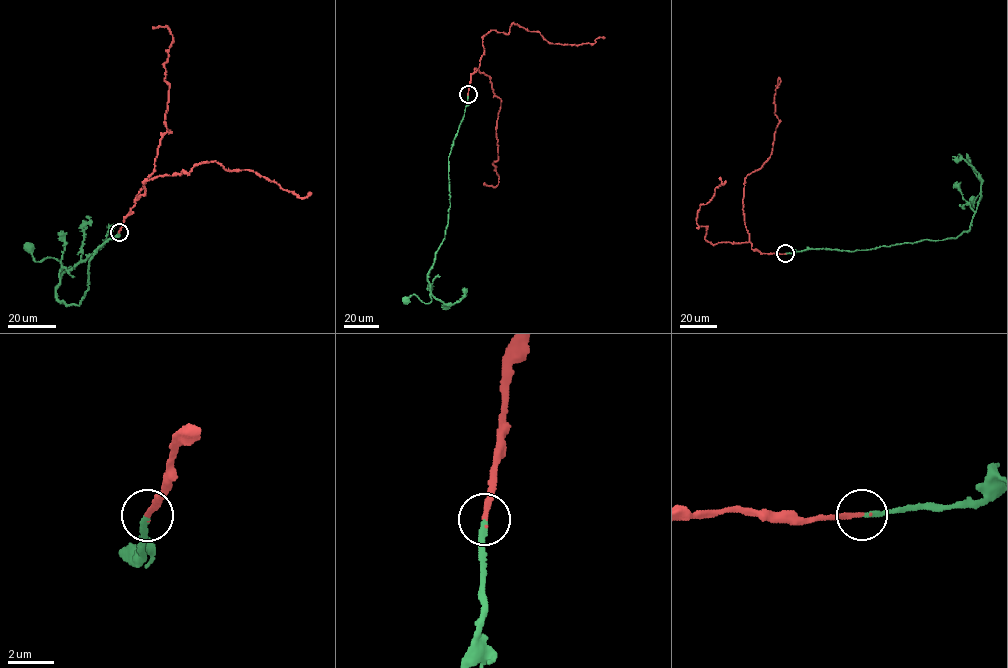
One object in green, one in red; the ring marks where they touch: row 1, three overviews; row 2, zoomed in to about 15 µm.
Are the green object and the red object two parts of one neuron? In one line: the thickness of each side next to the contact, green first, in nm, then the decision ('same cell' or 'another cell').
calibres 200 and 220 nm; same cell

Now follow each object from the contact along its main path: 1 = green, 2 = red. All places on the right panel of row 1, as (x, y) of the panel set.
1: (785, 254), (823, 248), (874, 249), (926, 239), (956, 238), (969, 230), (981, 194), (973, 207), (971, 200)
2: (785, 254), (753, 250), (743, 213), (744, 179), (771, 154), (779, 120), (773, 99), (776, 87)

